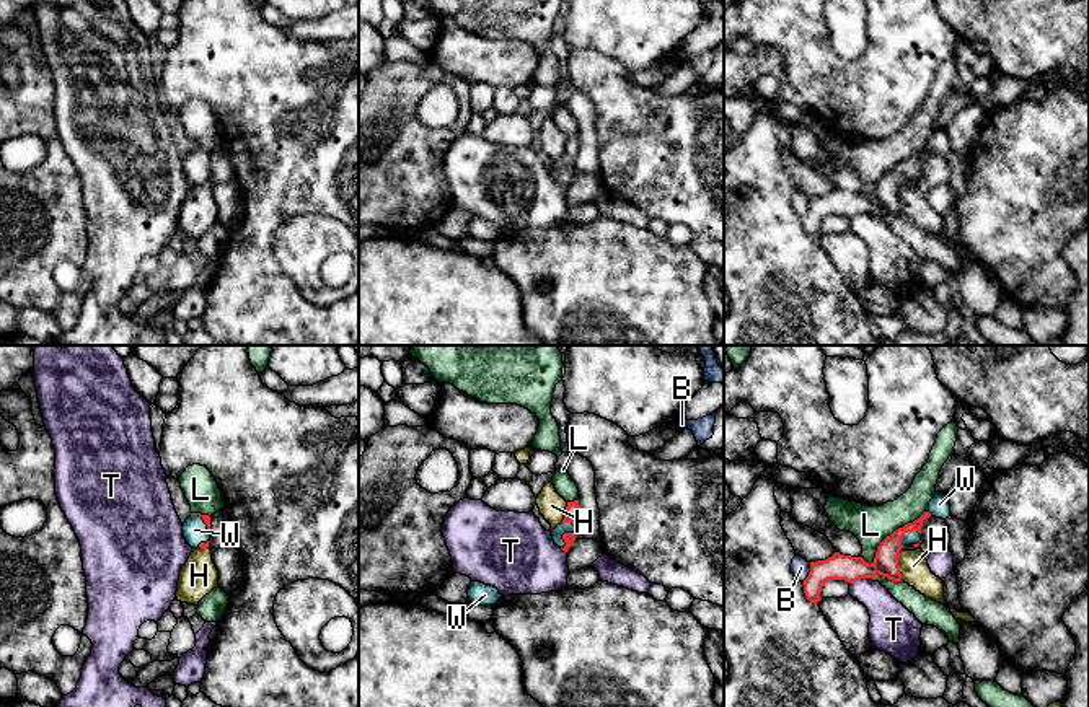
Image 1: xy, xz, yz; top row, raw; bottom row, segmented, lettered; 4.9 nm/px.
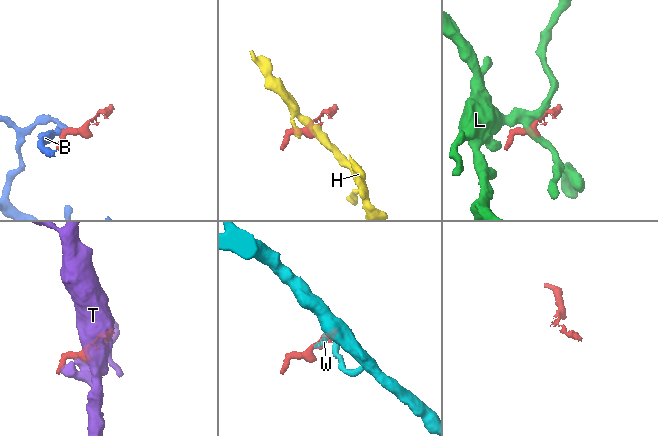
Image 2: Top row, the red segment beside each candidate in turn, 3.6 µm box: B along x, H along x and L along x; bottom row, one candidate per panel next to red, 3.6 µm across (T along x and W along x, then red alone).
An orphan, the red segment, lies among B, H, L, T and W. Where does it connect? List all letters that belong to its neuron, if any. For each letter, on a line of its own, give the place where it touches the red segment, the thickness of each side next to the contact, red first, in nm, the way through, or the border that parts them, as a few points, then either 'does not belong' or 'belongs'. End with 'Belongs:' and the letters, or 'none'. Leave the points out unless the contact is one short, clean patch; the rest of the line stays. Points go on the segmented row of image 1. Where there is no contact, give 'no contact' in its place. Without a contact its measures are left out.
B: meets red in yz at (809, 574); 130 nm thick on the red side, 90 nm on the other; border along yz (811, 562), (811, 570), (802, 584); does not belong
H: meets red in yz at (899, 566); 130 nm thick on the red side, 140 nm on the other; border along yz (899, 553), (902, 579); does not belong
L: meets red in yz at (887, 536); 130 nm thick on the red side, 190 nm on the other; does not belong
T: meets red in yz at (861, 577); 130 nm thick on the red side, 190 nm on the other; does not belong
W: meets red in yz at (908, 531); 130 nm thick on the red side, 60 nm on the other; runs through yz (886, 562), (887, 553), (908, 531), (910, 538); belongs
Belongs: W

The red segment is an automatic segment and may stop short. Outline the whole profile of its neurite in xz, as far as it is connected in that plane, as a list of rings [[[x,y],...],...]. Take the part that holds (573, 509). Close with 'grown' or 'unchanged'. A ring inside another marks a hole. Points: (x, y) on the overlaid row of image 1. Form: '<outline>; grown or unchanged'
[[[579,500],[567,502],[562,523],[551,531],[554,544],[561,547],[564,552],[567,552],[572,542],[575,541],[574,531],[579,512]]]; grown

